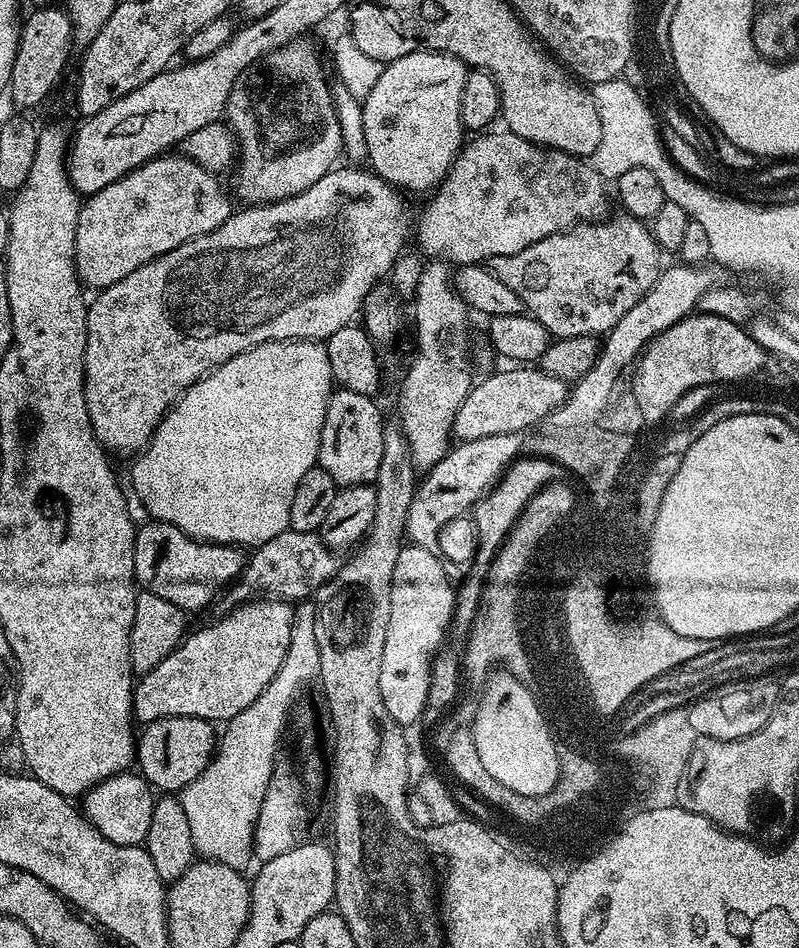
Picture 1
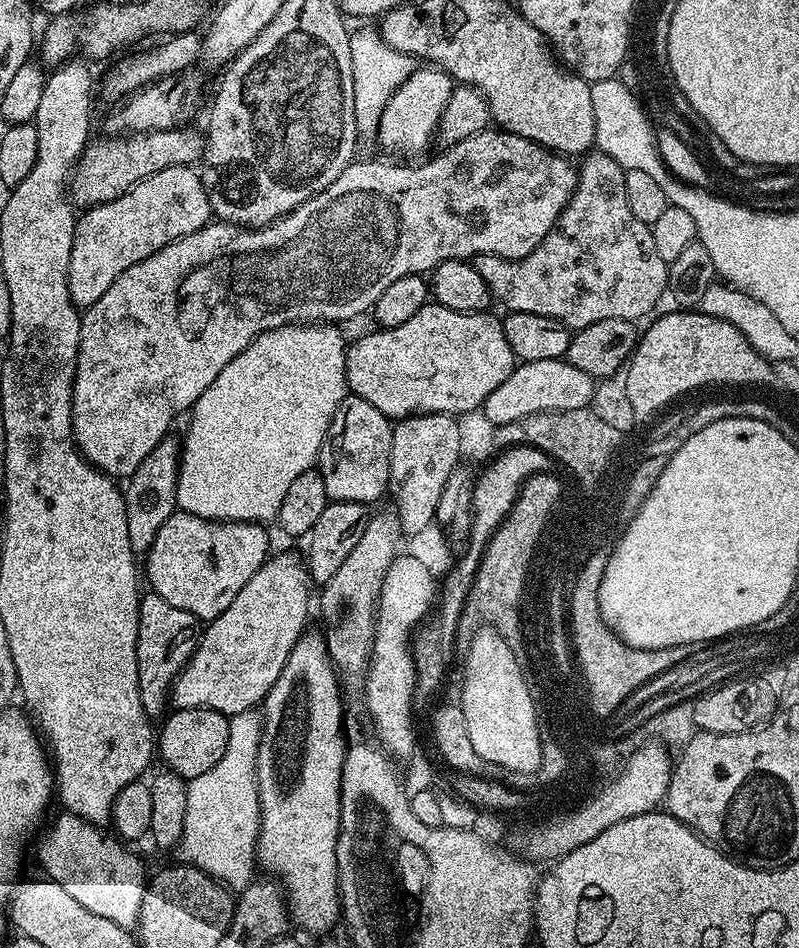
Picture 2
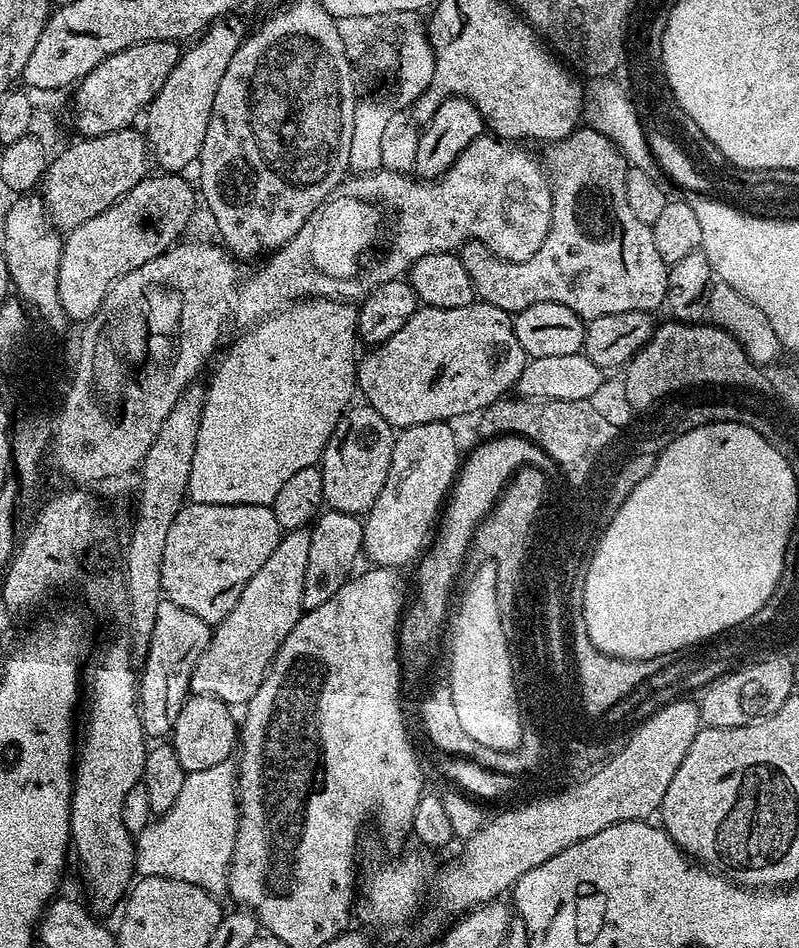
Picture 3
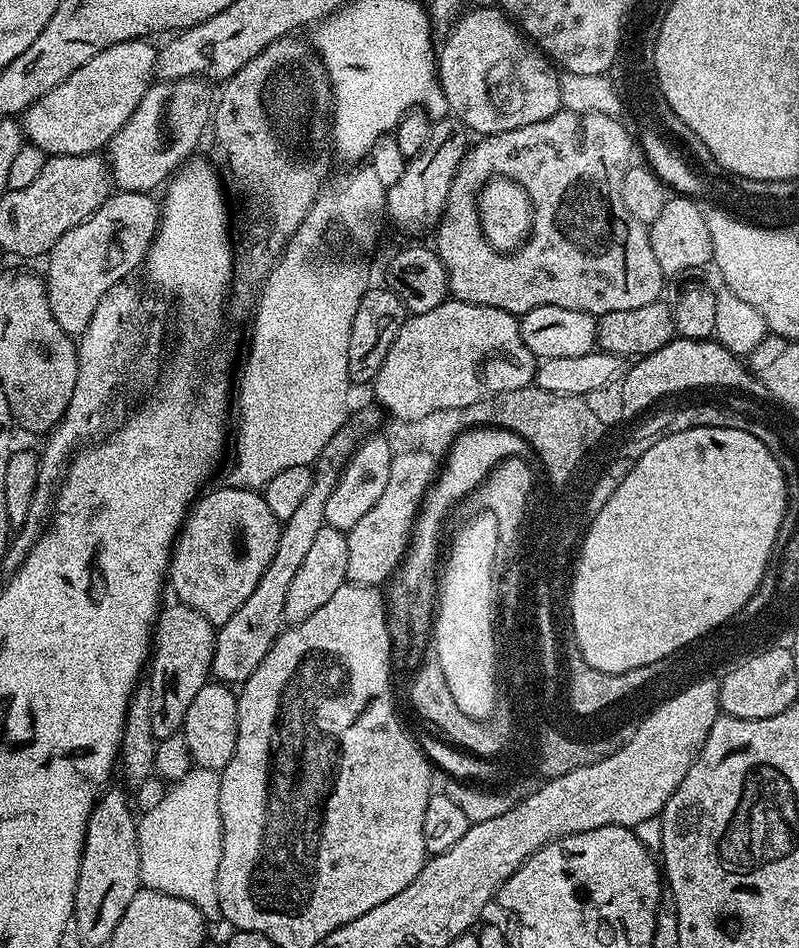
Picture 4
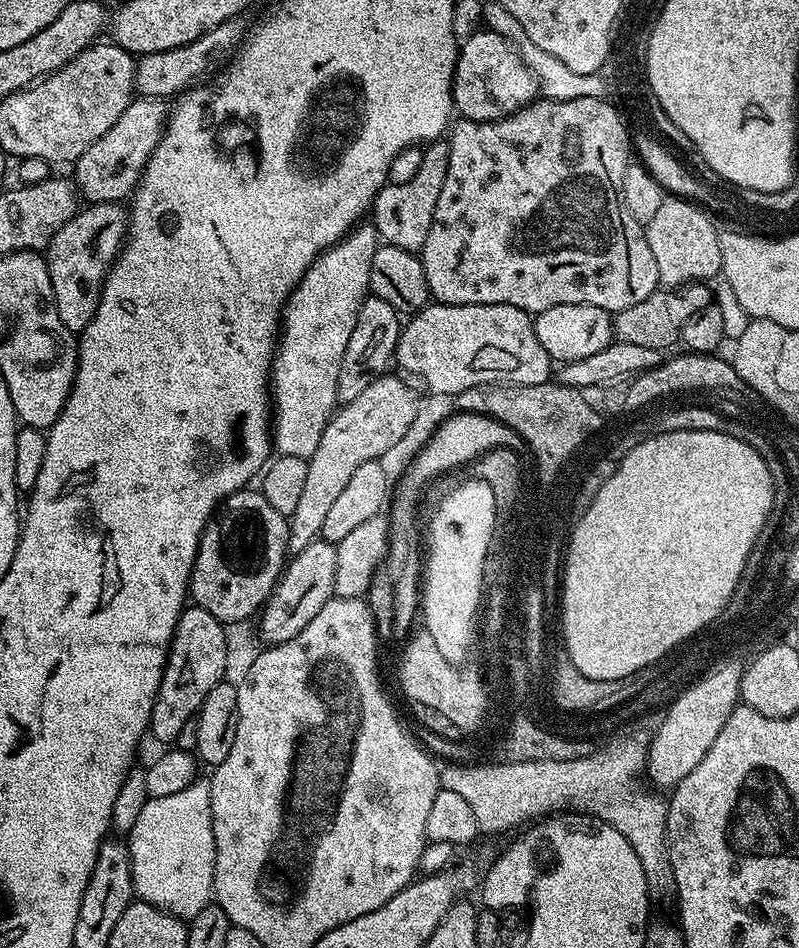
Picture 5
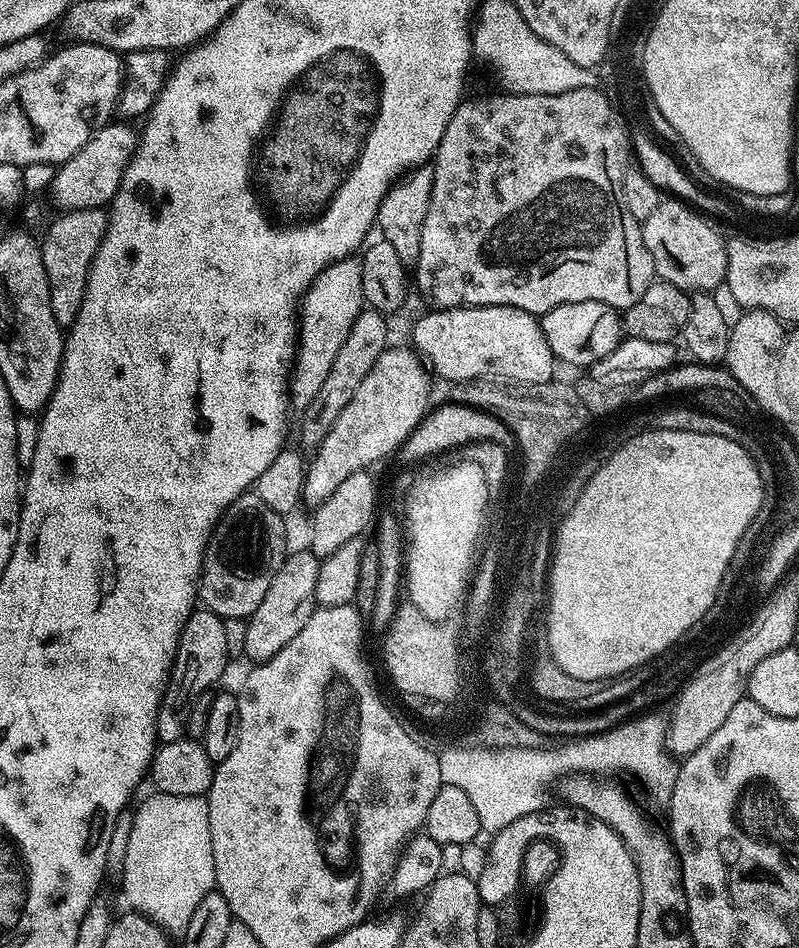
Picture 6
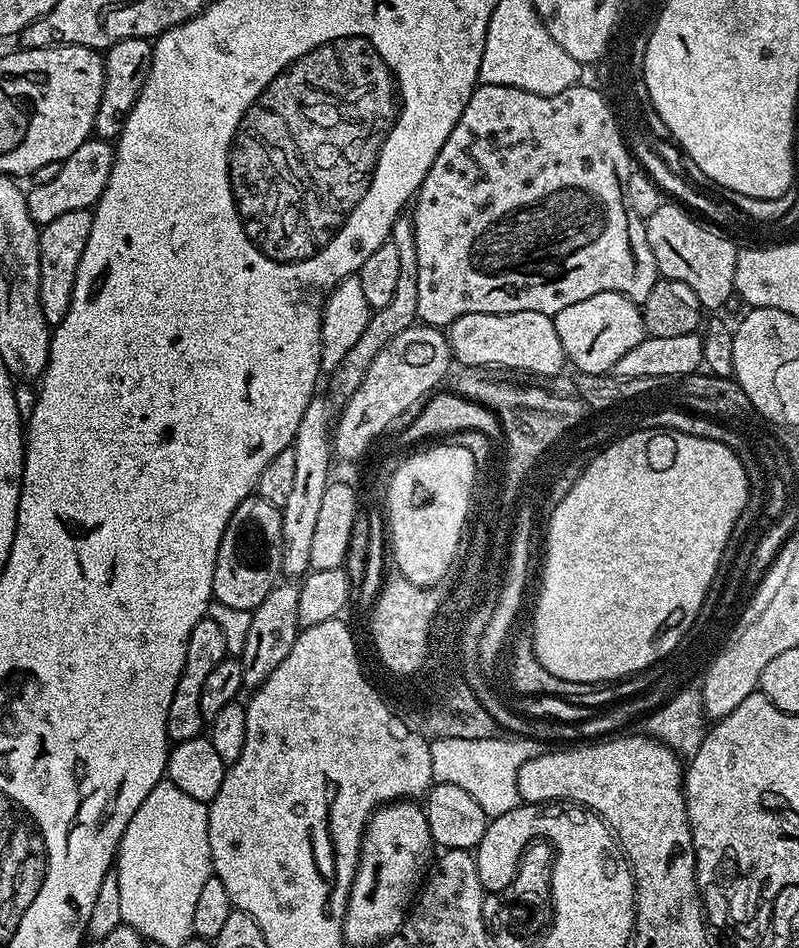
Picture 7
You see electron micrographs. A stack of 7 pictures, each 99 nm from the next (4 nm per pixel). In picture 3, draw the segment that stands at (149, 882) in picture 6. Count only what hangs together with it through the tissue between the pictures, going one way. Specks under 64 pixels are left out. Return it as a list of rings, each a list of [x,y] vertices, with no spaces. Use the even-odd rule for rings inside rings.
[[[232,760],[218,762],[210,770],[189,772],[179,791],[174,806],[163,815],[157,815],[135,837],[136,871],[140,876],[161,876],[202,886],[210,895],[223,897],[228,890],[228,868],[232,865],[236,831],[240,825],[240,802],[238,799],[238,768]]]

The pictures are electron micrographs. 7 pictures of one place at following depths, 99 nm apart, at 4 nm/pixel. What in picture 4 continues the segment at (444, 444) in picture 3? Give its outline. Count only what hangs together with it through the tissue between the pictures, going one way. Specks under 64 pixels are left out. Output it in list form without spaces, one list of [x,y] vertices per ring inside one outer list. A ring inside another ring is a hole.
[[[400,450],[393,455],[386,490],[379,496],[378,502],[374,502],[374,507],[346,534],[346,570],[351,583],[375,588],[387,585],[392,579],[401,567],[400,559],[408,548],[408,539],[411,538],[412,527],[416,524],[416,511],[419,508],[421,511],[428,488],[436,479],[437,471],[437,457],[431,456],[428,452]]]

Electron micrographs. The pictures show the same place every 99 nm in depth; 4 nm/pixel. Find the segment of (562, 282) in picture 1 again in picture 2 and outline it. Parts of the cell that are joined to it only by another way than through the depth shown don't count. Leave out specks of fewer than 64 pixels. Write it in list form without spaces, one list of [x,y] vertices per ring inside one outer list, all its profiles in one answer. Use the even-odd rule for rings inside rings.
[[[592,150],[583,157],[581,164],[578,164],[576,173],[576,188],[572,192],[568,204],[562,210],[562,214],[557,218],[556,224],[546,234],[546,238],[539,246],[528,256],[523,256],[520,260],[507,260],[501,256],[478,256],[475,257],[474,266],[478,274],[482,274],[482,282],[486,282],[488,291],[492,293],[492,299],[498,305],[501,304],[504,310],[508,312],[525,312],[526,314],[542,314],[555,320],[561,320],[570,330],[585,328],[594,322],[602,322],[602,318],[622,318],[623,320],[639,321],[639,316],[644,316],[660,300],[660,295],[665,295],[668,286],[668,265],[662,262],[662,257],[658,254],[657,248],[654,247],[654,238],[649,225],[638,222],[634,218],[634,213],[630,210],[630,202],[626,202],[626,186],[624,185],[624,173],[626,169],[614,158],[610,158],[605,152]]]

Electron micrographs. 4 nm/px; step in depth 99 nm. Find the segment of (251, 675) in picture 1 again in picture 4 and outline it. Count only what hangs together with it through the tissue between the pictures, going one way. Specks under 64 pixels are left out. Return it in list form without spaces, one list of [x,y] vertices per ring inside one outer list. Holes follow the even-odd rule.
[[[345,426],[326,442],[322,454],[316,460],[312,473],[312,485],[306,493],[304,501],[298,505],[298,510],[288,520],[283,521],[278,538],[278,550],[274,550],[274,558],[270,558],[270,566],[266,566],[266,574],[258,578],[258,586],[254,586],[254,594],[242,602],[238,610],[234,610],[234,618],[219,625],[214,646],[211,675],[217,681],[229,686],[239,686],[258,670],[258,662],[266,658],[270,646],[280,637],[285,627],[284,610],[286,608],[286,593],[290,591],[290,582],[294,582],[294,574],[302,567],[302,561],[310,546],[314,543],[318,530],[325,528],[324,515],[326,502],[330,494],[334,494],[334,486],[338,482],[345,464],[356,451],[358,435],[352,426]]]

